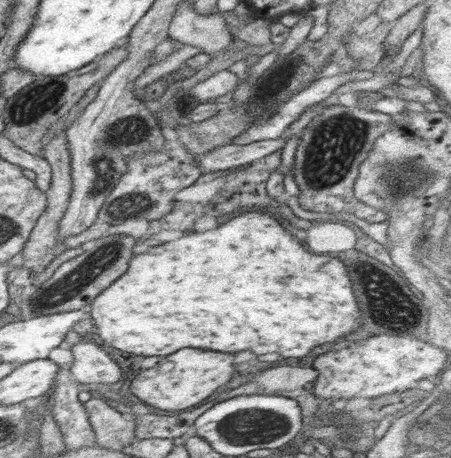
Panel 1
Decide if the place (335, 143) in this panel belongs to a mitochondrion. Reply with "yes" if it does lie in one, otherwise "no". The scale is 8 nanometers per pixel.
yes

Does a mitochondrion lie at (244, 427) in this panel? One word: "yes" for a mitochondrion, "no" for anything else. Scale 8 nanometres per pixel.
yes

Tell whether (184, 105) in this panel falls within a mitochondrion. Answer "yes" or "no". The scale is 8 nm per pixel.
no

